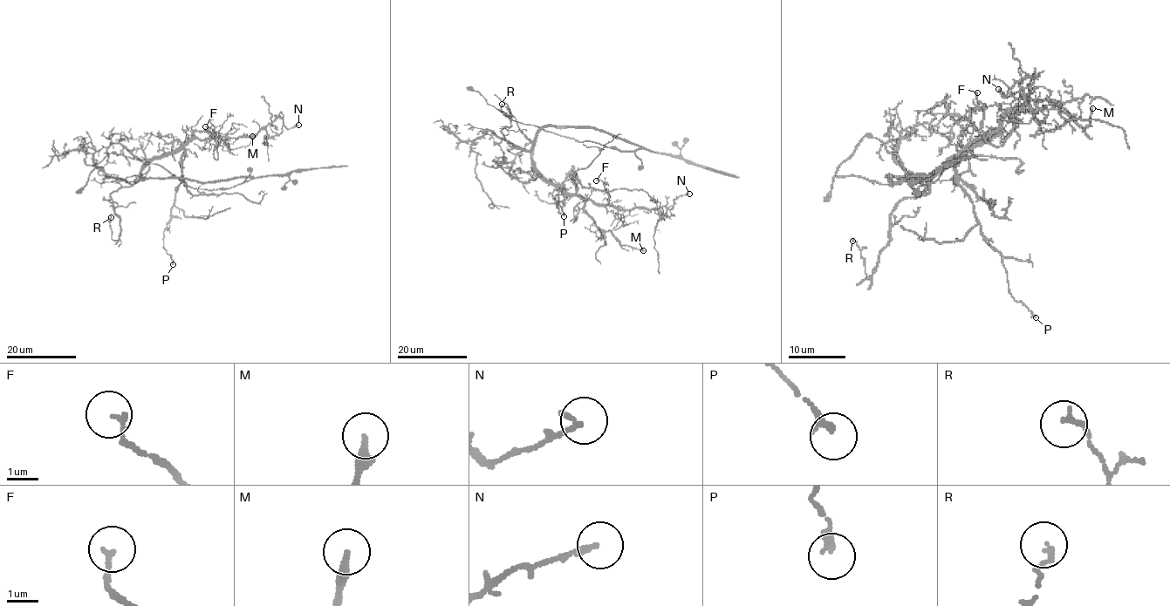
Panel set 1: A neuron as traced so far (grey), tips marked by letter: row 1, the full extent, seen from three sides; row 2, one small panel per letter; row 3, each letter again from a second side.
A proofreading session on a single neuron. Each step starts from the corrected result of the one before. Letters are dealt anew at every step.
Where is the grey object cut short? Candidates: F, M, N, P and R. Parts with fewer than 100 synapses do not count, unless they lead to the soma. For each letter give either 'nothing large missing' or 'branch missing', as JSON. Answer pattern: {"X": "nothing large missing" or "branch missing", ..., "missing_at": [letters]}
{"F": "nothing large missing", "M": "nothing large missing", "N": "nothing large missing", "P": "nothing large missing", "R": "nothing large missing", "missing_at": []}

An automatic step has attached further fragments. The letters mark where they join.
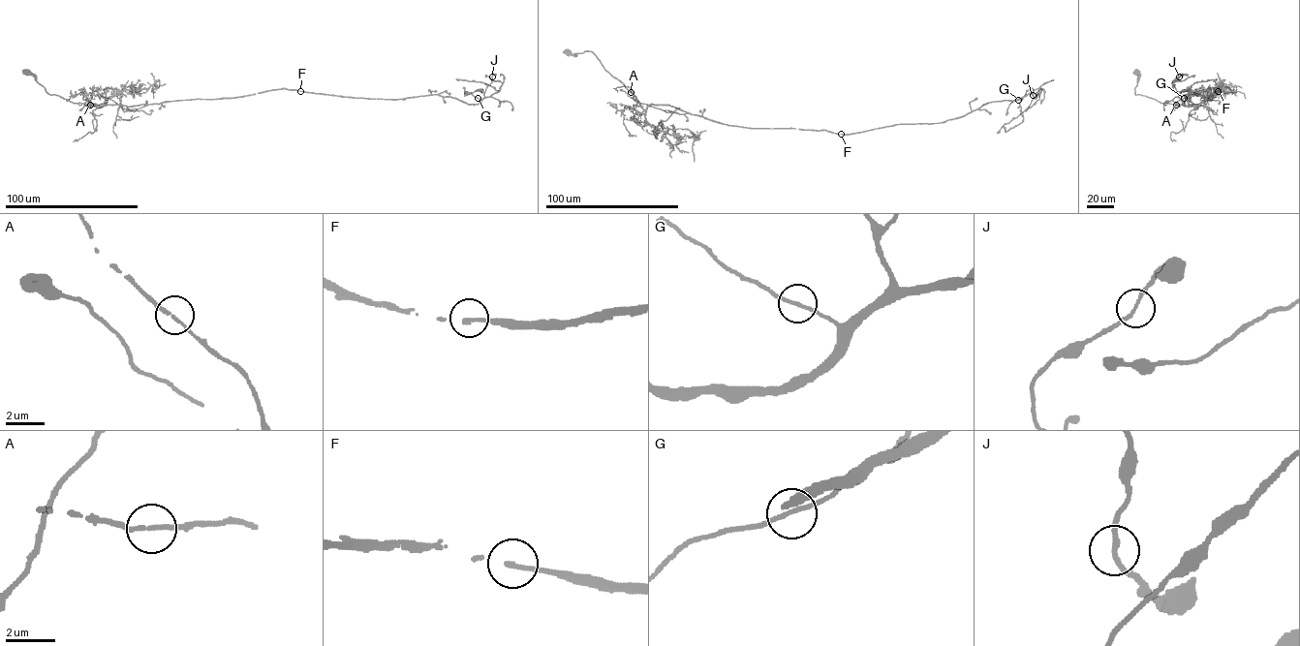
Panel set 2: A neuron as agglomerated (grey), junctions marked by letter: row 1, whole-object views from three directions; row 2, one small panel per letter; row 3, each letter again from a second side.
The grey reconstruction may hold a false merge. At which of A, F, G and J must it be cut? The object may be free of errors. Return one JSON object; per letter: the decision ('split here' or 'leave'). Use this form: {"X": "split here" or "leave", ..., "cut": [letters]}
{"A": "leave", "F": "leave", "G": "leave", "J": "leave", "cut": []}

